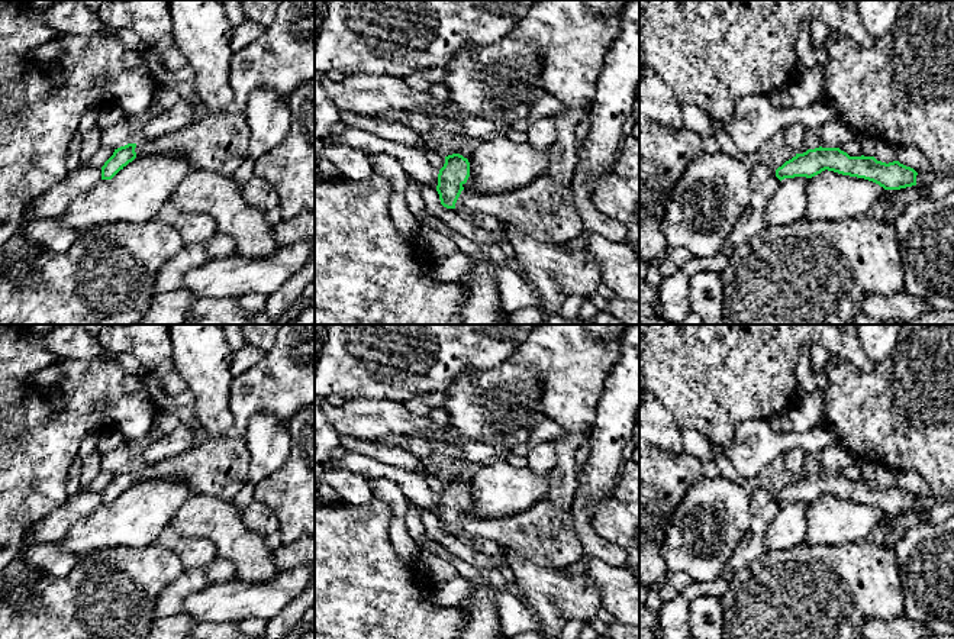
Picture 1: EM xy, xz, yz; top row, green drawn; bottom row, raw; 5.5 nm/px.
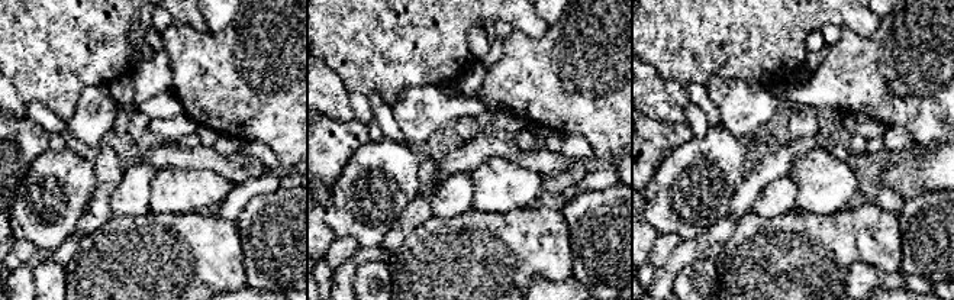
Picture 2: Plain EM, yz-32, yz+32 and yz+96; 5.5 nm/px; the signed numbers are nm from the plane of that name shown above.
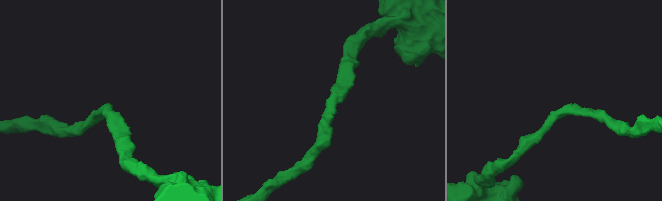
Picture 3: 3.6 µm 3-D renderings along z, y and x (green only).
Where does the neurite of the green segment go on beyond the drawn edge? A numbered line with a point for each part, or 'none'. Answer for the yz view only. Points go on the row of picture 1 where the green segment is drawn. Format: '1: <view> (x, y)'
none

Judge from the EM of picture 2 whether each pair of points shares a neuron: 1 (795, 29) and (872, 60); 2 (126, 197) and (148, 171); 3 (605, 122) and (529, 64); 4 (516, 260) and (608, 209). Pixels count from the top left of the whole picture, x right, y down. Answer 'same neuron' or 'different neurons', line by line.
1: different neurons
2: same neuron
3: same neuron
4: different neurons

